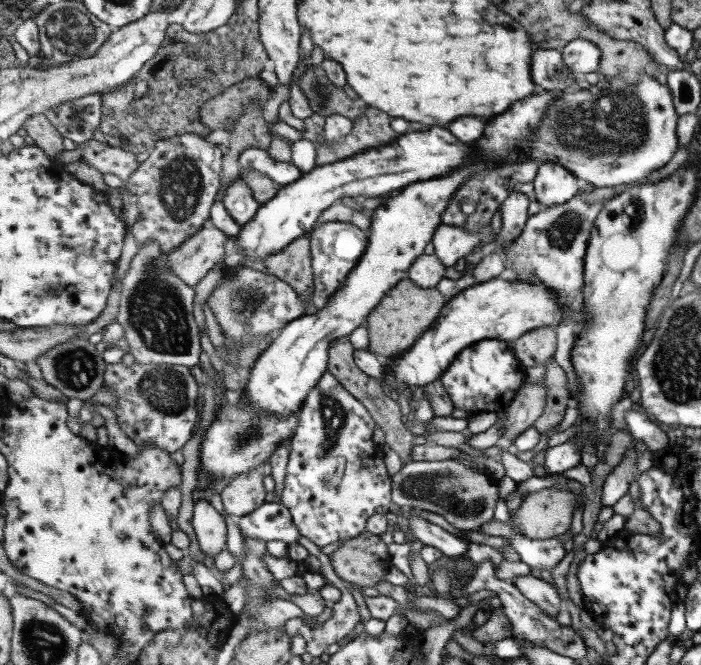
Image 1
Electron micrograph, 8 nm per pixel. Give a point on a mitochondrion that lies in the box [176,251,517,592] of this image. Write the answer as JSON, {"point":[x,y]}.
{"point":[247,301]}

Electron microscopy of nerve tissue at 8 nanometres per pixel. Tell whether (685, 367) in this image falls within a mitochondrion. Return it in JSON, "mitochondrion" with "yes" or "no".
{"mitochondrion":"yes"}

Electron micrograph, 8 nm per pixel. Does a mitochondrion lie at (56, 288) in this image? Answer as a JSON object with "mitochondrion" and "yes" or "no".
{"mitochondrion":"yes"}

